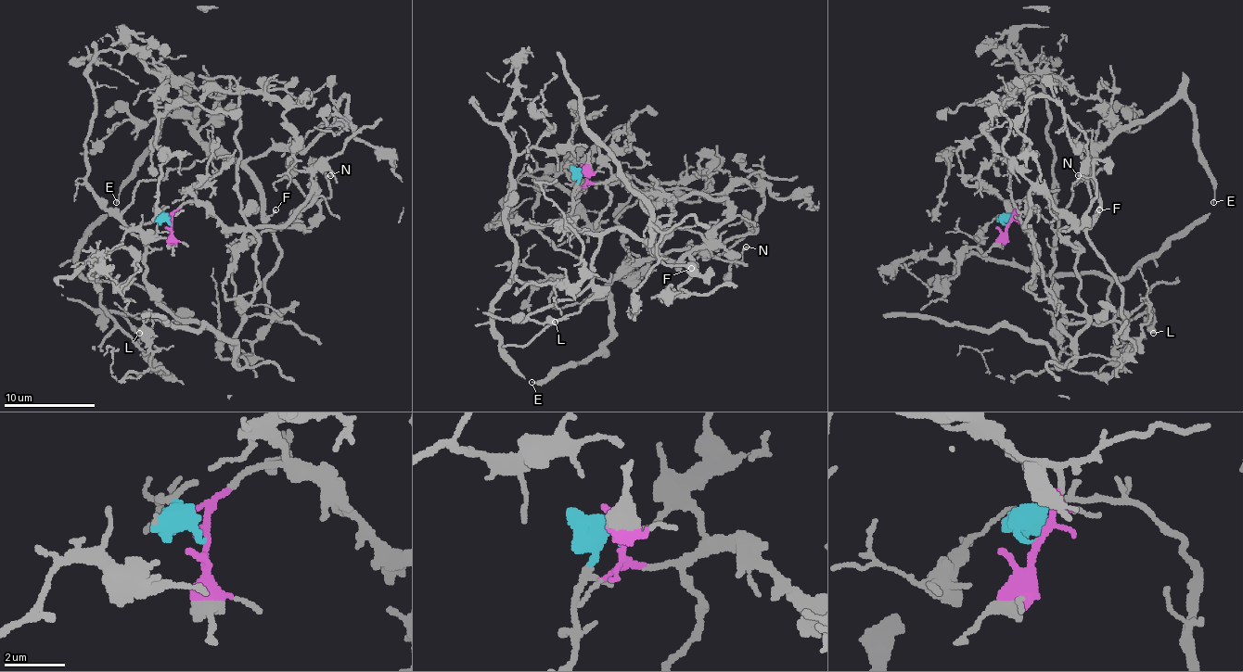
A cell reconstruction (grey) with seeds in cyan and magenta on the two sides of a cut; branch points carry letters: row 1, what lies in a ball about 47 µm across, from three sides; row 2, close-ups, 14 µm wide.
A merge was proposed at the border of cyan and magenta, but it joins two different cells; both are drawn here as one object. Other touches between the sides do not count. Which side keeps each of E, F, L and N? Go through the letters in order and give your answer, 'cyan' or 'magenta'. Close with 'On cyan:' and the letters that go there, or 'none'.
E: magenta
F: magenta
L: cyan
N: cyan
On cyan: L, N

